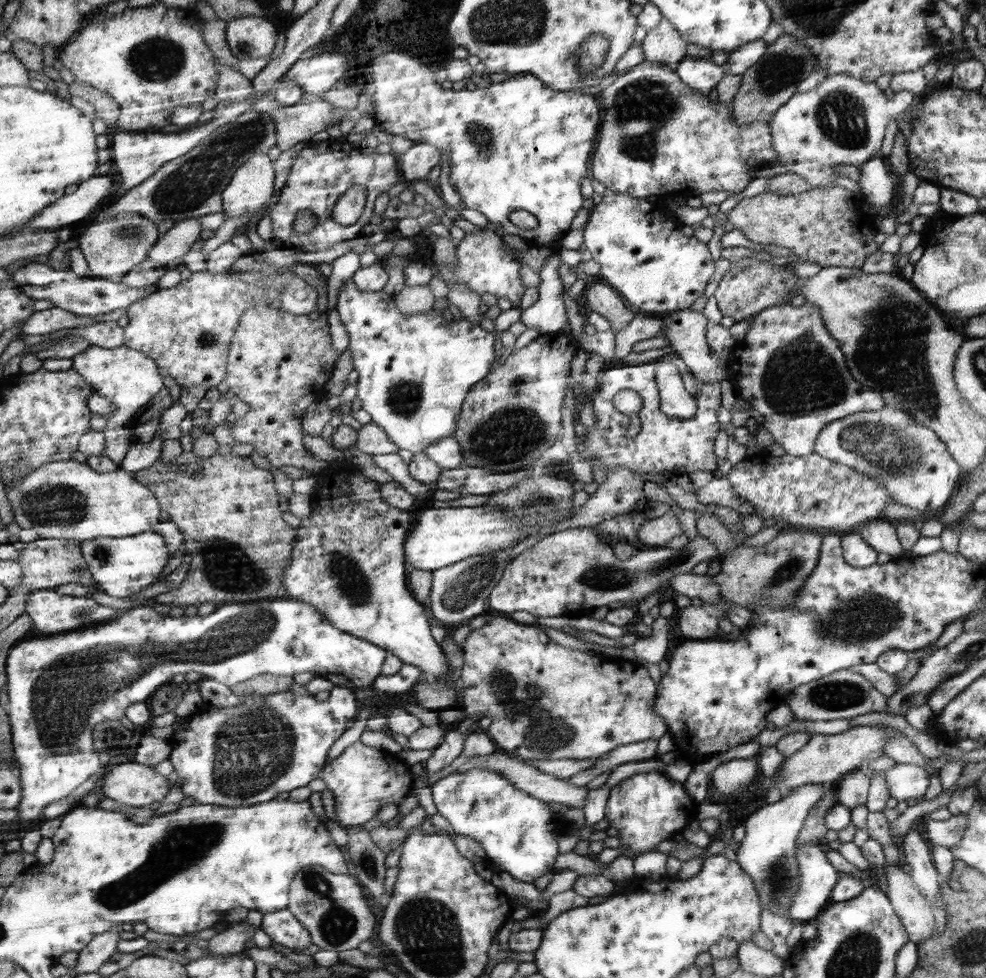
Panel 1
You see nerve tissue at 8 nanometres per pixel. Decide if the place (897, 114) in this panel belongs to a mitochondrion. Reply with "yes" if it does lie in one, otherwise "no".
no

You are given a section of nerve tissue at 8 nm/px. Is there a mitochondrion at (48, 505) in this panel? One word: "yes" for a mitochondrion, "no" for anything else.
yes

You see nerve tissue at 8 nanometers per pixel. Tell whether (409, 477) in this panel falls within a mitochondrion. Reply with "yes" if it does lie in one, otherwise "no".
no

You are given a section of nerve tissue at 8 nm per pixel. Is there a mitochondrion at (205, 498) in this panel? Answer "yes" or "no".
no

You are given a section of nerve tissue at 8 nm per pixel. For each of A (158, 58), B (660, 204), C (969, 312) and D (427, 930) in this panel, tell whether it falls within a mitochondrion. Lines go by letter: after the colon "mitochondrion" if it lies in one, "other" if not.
A: mitochondrion
B: other
C: other
D: mitochondrion

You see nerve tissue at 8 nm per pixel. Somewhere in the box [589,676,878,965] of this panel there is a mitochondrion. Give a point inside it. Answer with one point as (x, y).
(834, 695)

